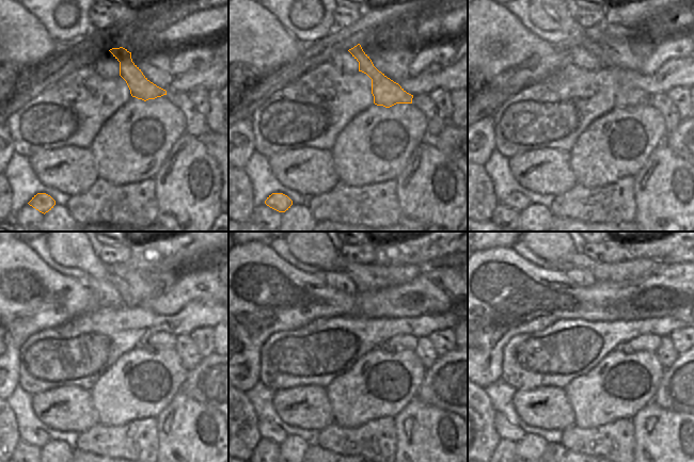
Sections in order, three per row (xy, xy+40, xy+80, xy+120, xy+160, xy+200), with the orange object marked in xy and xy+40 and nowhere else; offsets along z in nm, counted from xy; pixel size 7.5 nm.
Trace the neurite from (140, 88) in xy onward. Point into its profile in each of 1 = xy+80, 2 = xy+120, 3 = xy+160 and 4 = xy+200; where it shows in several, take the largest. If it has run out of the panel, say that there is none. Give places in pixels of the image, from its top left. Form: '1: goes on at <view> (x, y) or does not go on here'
1: goes on at xy+80 (633, 97)
2: goes on at xy+120 (159, 340)
3: goes on at xy+160 (401, 341)
4: goes on at xy+200 (650, 343)

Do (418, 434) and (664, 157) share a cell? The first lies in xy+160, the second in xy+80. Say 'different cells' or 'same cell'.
same cell

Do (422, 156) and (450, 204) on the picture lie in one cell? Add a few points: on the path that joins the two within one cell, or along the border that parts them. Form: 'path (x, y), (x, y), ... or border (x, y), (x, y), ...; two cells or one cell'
path (428, 170), (430, 191), (436, 196); one cell

